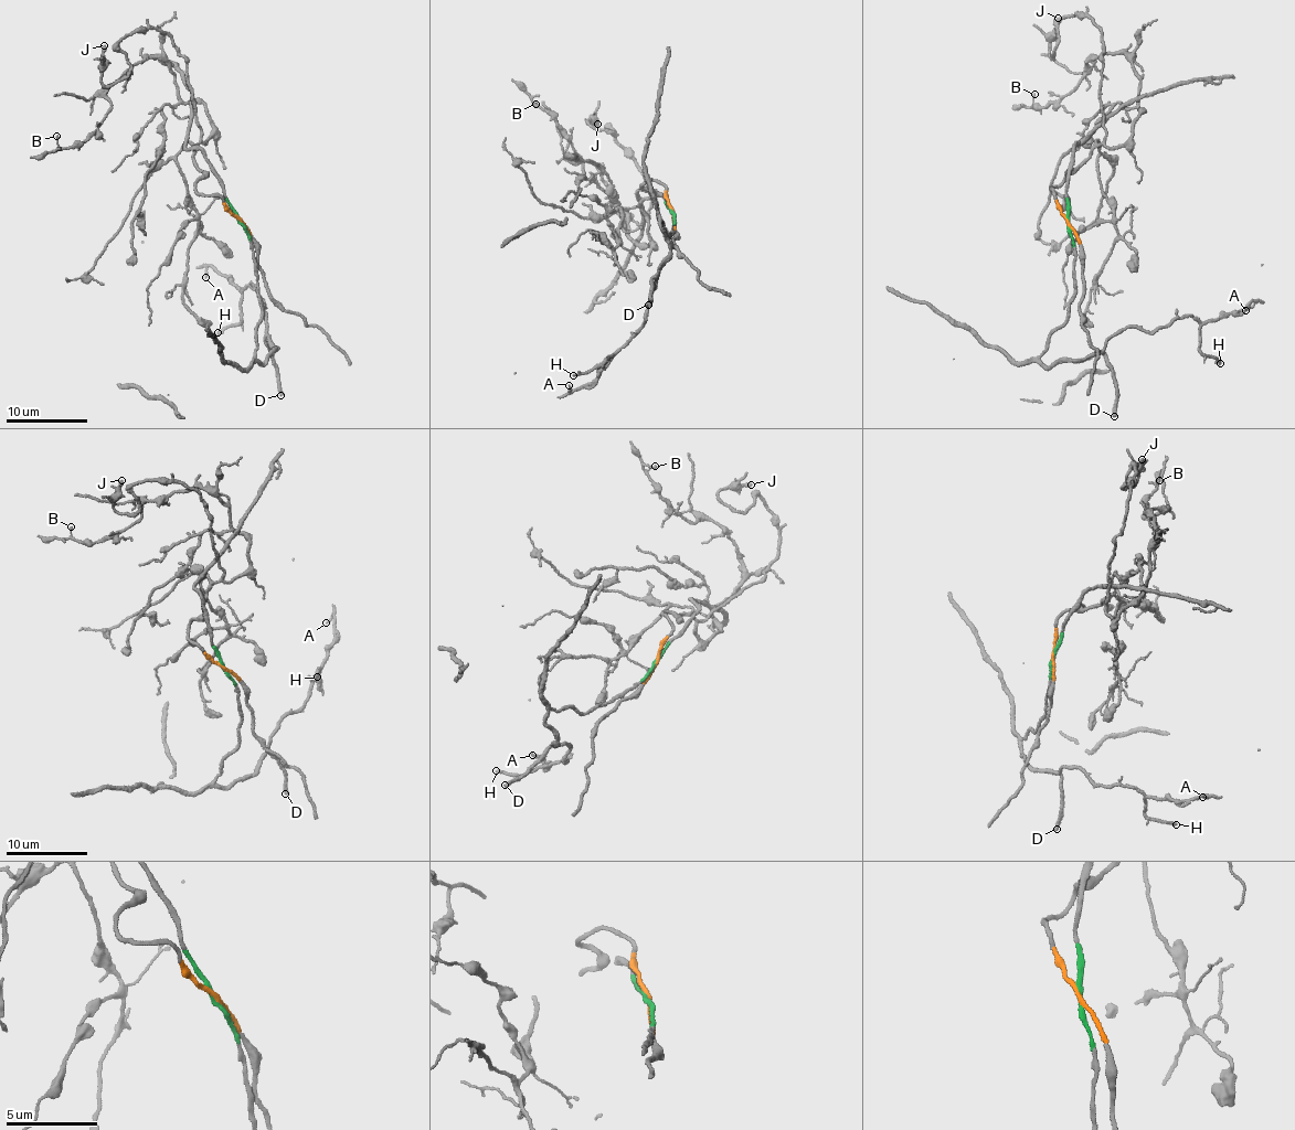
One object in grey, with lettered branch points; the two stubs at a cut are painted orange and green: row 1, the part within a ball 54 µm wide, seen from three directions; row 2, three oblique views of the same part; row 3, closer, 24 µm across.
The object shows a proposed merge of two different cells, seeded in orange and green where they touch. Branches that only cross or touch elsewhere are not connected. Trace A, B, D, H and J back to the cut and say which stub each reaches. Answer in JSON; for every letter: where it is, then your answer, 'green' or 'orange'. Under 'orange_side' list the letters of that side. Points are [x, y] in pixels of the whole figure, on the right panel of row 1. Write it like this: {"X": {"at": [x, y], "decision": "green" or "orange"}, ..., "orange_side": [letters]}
{"A": {"at": [1245, 310], "decision": "green"}, "B": {"at": [1035, 94], "decision": "orange"}, "D": {"at": [1114, 416], "decision": "green"}, "H": {"at": [1220, 363], "decision": "green"}, "J": {"at": [1058, 18], "decision": "orange"}, "orange_side": ["B", "J"]}

